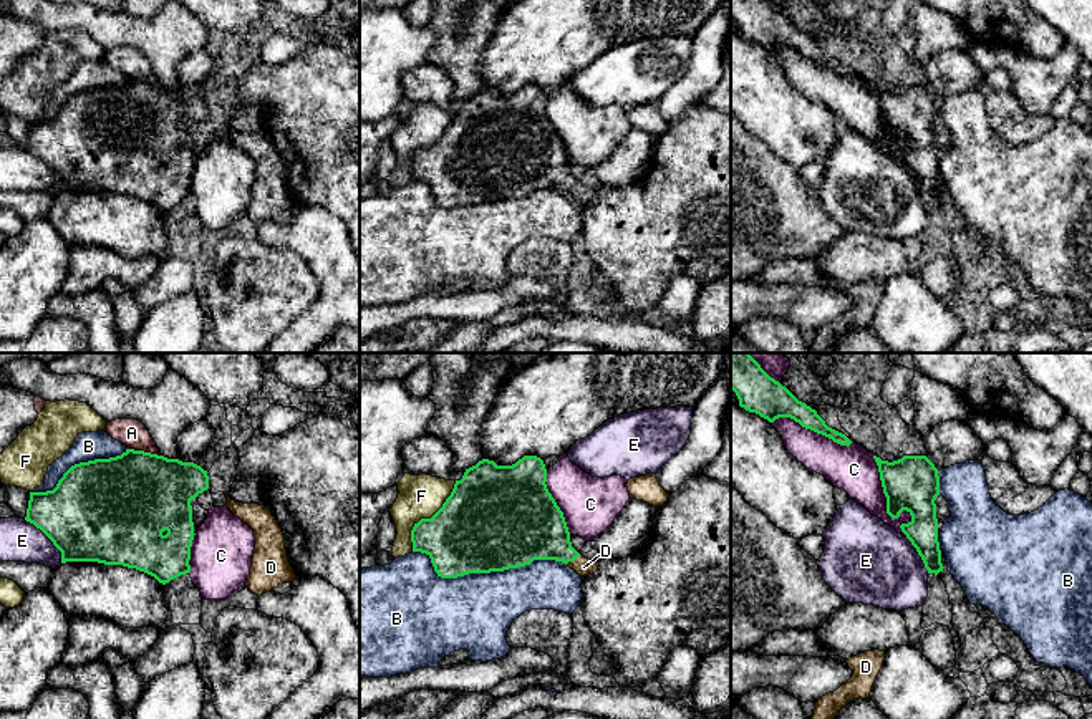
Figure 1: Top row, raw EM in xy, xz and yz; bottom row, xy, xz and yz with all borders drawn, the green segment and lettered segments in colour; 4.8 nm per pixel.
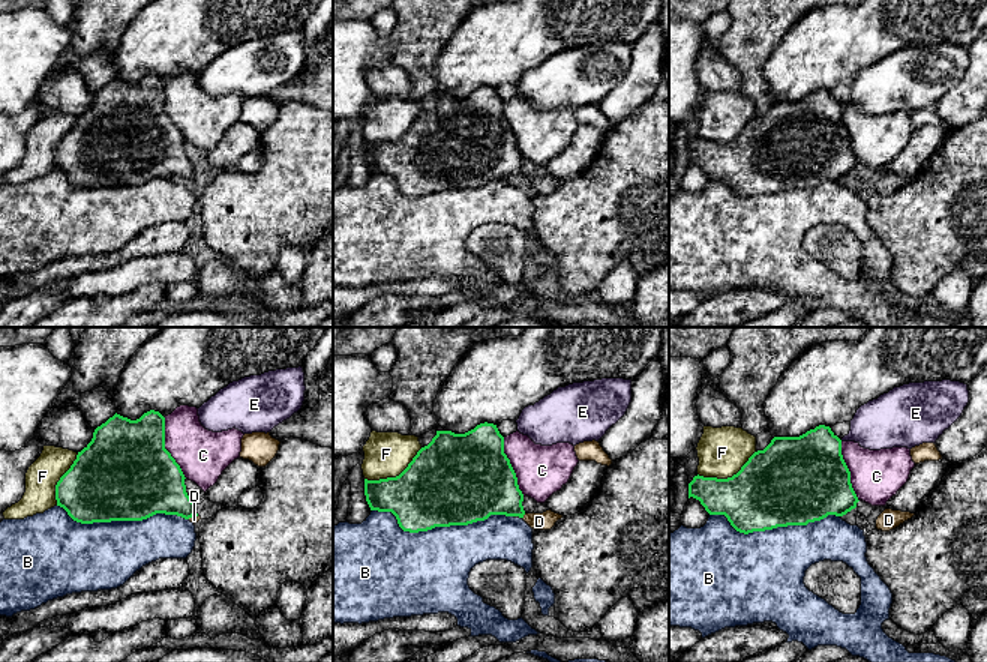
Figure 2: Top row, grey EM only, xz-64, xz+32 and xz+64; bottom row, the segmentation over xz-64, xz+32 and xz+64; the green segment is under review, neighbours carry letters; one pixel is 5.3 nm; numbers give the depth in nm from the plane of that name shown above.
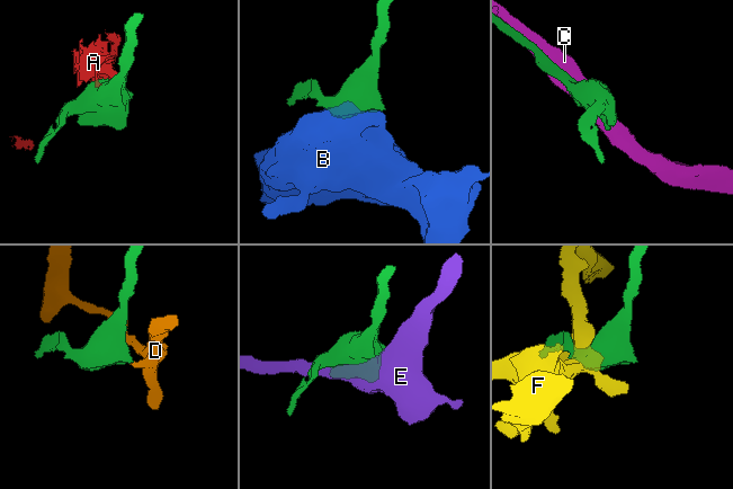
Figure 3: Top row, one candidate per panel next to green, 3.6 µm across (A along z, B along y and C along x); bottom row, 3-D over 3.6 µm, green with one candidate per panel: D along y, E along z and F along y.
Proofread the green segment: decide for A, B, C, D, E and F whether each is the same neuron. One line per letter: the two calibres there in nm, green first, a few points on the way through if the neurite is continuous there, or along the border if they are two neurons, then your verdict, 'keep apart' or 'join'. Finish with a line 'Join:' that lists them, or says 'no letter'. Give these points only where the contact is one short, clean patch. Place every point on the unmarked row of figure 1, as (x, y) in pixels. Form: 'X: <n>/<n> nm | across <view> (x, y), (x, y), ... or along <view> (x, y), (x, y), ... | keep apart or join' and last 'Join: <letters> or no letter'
A: 440/140 nm | keep apart
B: 480/360 nm | keep apart
C: 260/220 nm | keep apart
D: 320/90 nm | across xz (532, 156), (572, 189), (584, 196) | join
E: 460/200 nm | keep apart
F: 420/200 nm | keep apart
Join: D

